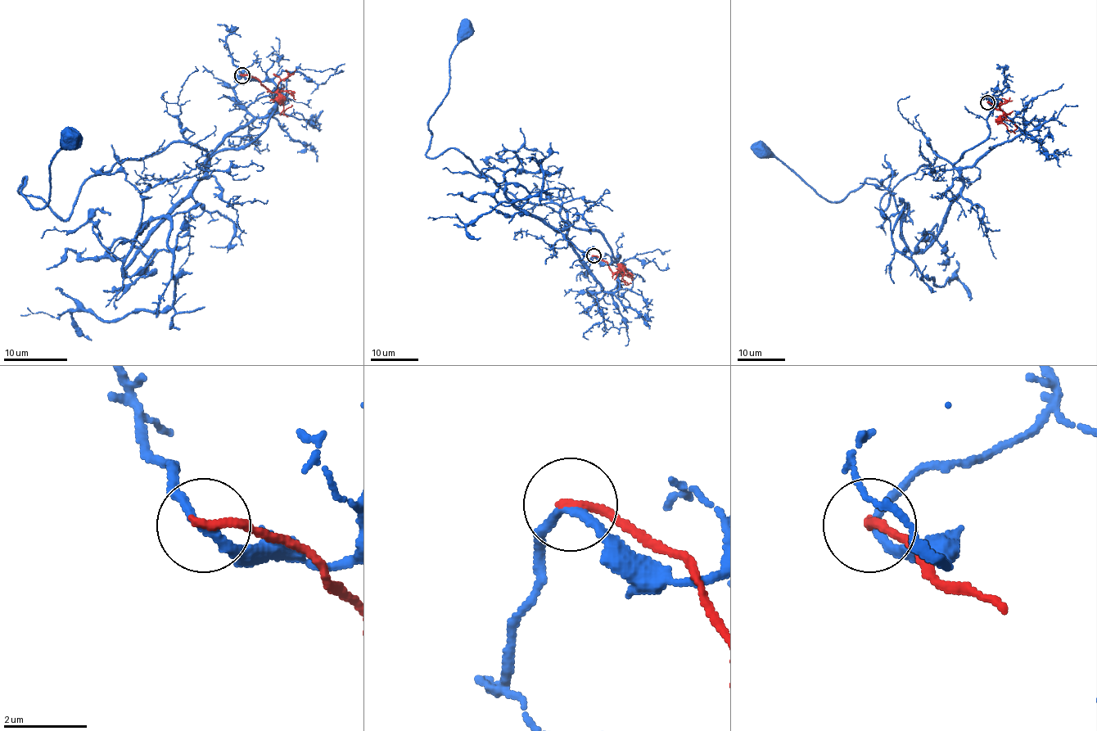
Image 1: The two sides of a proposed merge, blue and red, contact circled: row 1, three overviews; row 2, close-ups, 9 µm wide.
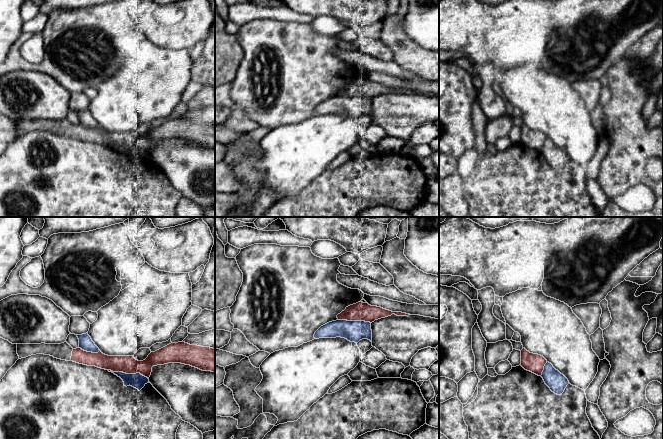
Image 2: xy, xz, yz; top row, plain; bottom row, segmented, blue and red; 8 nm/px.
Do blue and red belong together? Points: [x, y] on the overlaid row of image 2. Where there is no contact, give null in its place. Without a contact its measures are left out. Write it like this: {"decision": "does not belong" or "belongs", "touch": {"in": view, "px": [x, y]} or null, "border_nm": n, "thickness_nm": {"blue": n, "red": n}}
{"decision": "does not belong", "touch": {"in": "xy", "px": [128, 374]}, "border_nm": 340, "thickness_nm": {"blue": 120, "red": 140}}

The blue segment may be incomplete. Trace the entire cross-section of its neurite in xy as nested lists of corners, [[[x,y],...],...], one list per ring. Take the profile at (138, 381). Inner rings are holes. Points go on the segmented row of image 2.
[[[108,370],[109,372],[114,373],[115,375],[117,375],[118,377],[120,377],[123,382],[124,382],[124,386],[132,386],[136,389],[138,389],[139,391],[147,384],[149,383],[149,379],[143,375],[141,375],[140,373],[136,373],[136,374],[126,374],[123,372],[113,372],[111,370]]]

